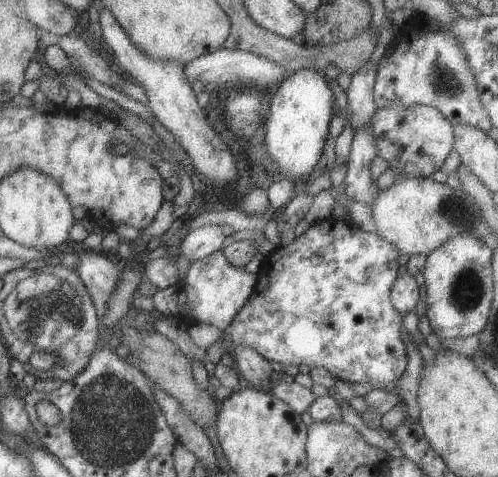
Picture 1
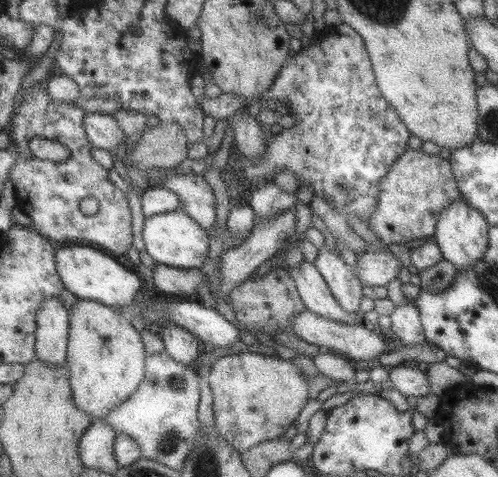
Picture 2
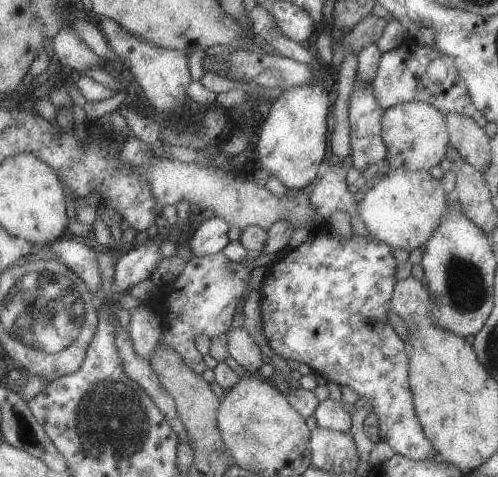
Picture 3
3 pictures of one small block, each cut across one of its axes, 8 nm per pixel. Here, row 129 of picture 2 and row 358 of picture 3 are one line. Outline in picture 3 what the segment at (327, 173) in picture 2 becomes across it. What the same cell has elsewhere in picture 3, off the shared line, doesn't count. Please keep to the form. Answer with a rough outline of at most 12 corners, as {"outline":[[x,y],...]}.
{"outline":[[329,226],[273,260],[263,332],[433,458],[387,324],[397,260]]}

